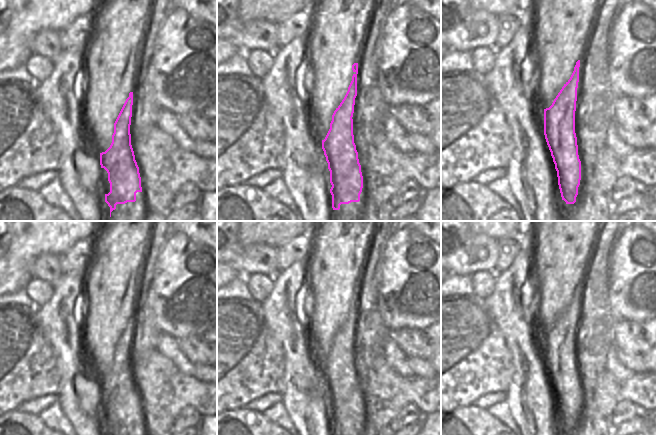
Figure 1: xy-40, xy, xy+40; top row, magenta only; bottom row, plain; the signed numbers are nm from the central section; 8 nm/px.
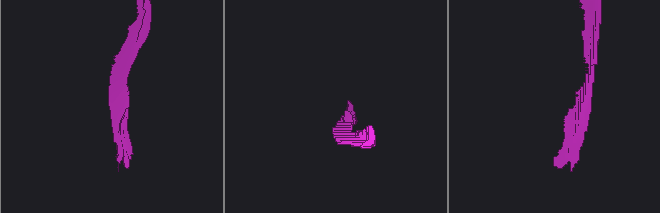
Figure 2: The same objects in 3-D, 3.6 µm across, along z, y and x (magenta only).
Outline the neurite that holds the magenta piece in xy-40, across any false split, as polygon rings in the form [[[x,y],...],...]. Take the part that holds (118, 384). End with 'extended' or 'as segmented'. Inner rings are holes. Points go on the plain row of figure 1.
[[[97,221],[84,271],[84,343],[100,377],[105,435],[142,435],[139,391],[131,369],[134,285],[152,231],[153,221]]]; extended

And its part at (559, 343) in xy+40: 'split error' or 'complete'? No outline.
split error

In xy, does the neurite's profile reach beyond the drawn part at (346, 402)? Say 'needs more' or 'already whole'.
needs more

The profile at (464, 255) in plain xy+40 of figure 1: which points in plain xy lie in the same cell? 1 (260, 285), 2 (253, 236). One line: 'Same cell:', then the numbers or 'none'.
Same cell: none

